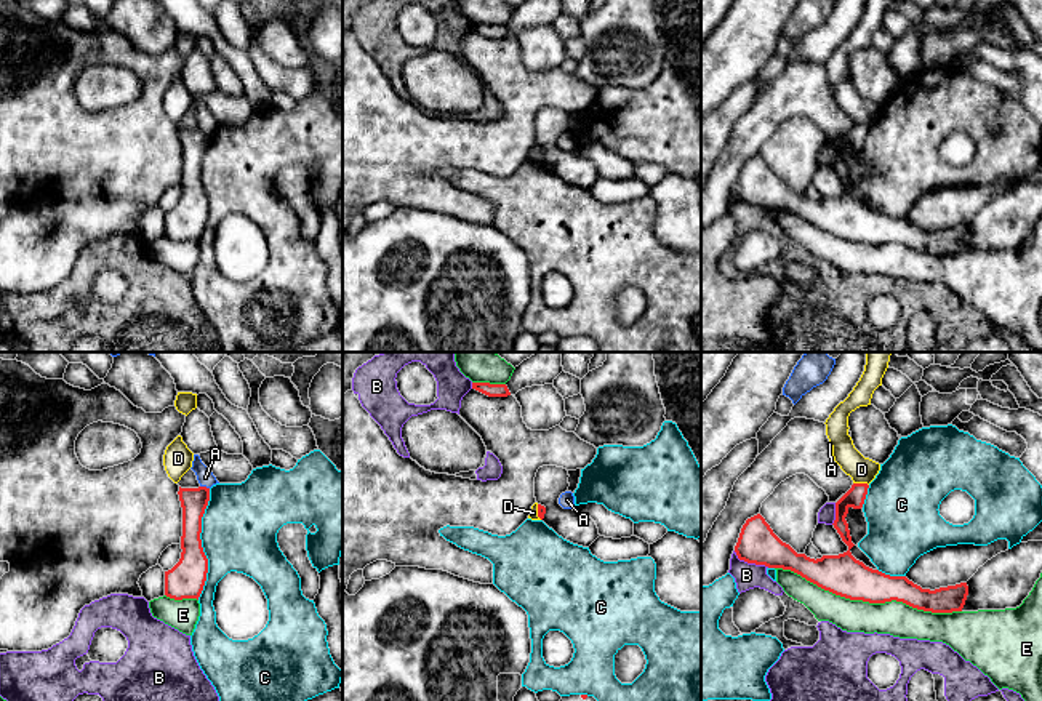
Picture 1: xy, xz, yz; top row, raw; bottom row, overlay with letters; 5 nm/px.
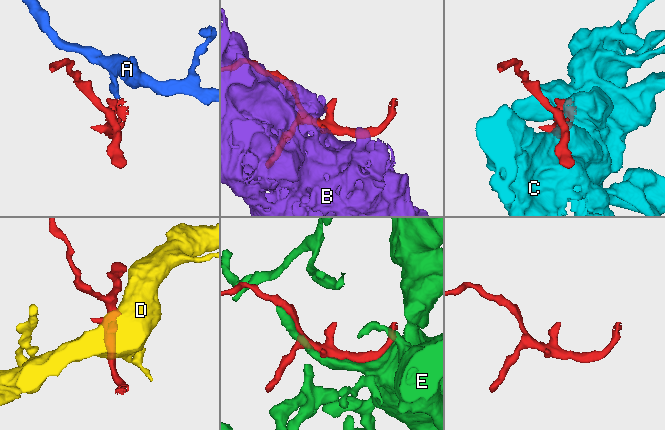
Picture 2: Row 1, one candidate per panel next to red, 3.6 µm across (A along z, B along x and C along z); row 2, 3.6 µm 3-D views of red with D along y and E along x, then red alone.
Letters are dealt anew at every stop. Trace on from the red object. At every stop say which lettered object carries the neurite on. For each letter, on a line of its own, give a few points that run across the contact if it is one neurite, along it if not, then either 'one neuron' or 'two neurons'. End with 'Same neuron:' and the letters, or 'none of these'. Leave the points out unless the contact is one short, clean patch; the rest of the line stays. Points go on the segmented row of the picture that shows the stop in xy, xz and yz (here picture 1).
A: line xy (200, 485), (208, 488); two neurons
B: two neurons
C: two neurons
D: line yz (853, 482), (865, 482), (868, 485); two neurons
E: two neurons
Same neuron: none of these

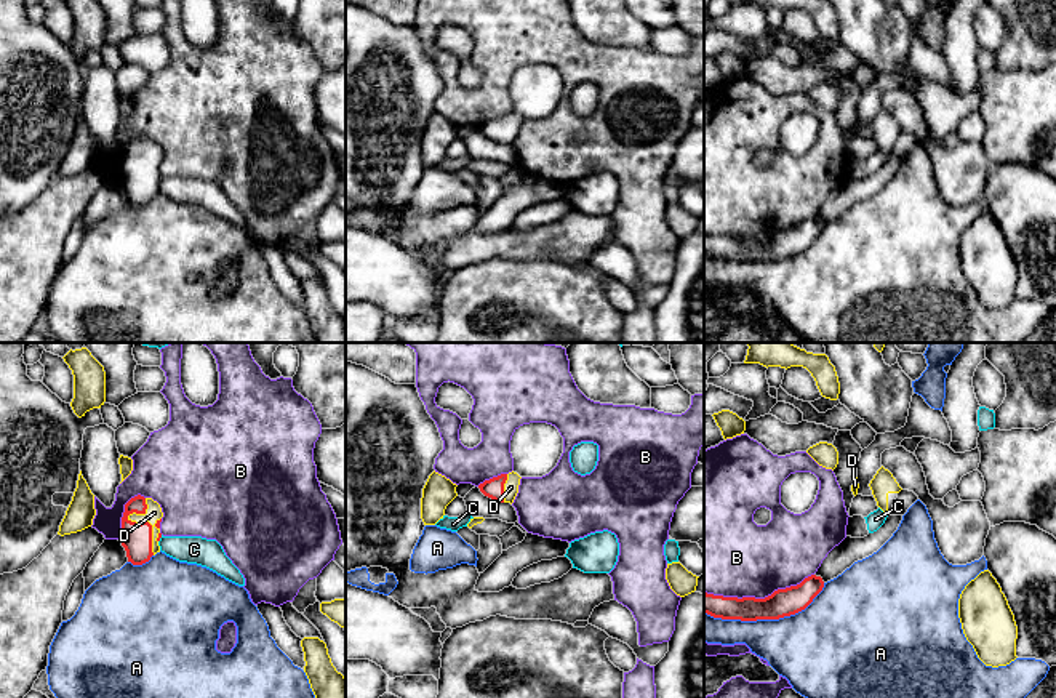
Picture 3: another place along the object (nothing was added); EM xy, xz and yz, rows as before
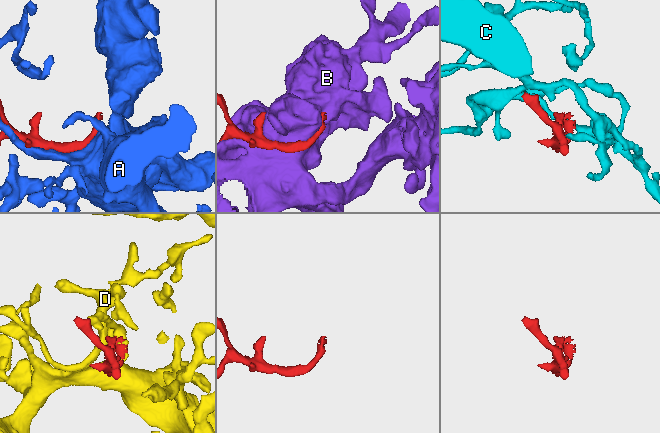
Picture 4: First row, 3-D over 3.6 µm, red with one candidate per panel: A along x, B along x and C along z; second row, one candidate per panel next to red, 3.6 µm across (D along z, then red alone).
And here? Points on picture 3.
A: two neurons
B: two neurons
C: two neurons
D: one neuron
Same neuron: D

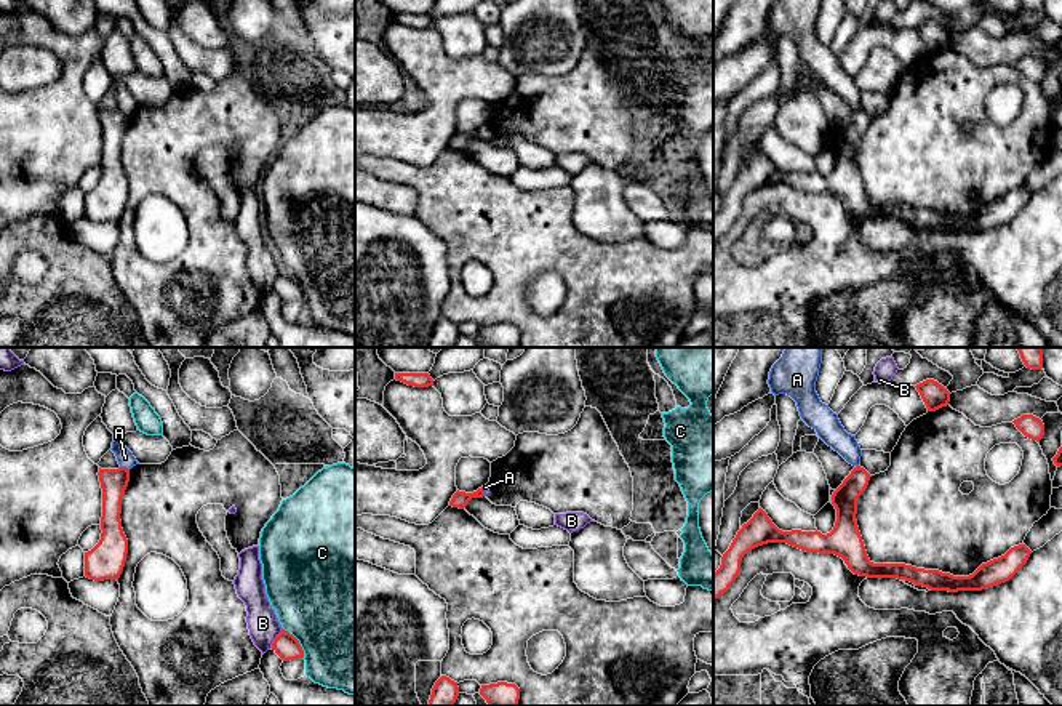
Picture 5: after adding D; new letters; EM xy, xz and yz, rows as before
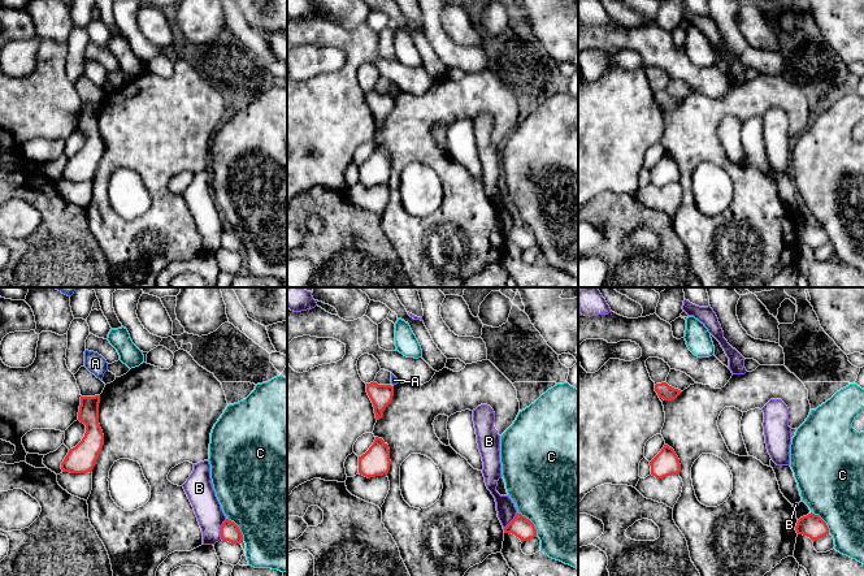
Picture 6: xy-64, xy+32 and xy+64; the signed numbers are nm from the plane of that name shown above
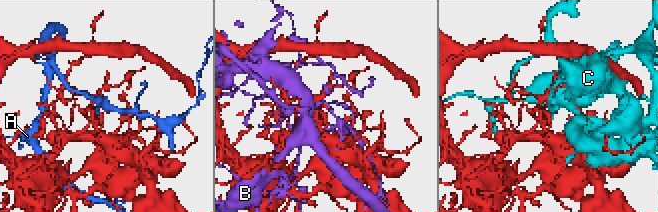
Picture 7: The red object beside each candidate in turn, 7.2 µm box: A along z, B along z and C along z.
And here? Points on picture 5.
A: two neurons
B: two neurons
C: two neurons
Same neuron: none of these

